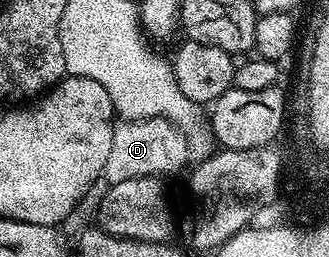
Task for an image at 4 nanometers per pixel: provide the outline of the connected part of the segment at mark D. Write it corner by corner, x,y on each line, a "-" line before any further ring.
145,118
144,120
122,120
112,132
112,148
102,169
102,178
113,184
120,180
153,178
174,174
188,159
186,138
168,120

